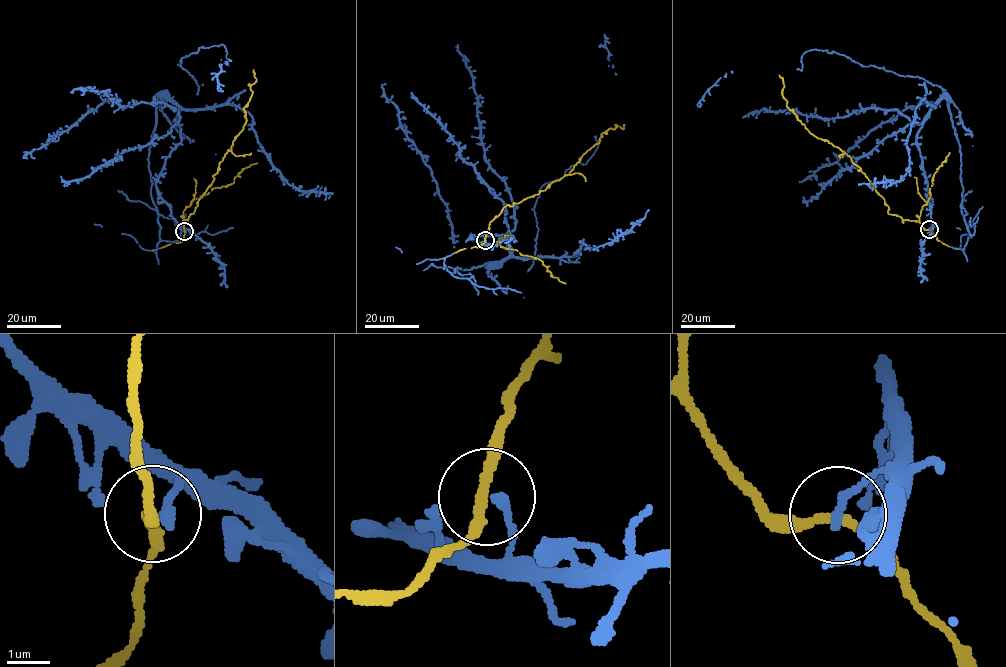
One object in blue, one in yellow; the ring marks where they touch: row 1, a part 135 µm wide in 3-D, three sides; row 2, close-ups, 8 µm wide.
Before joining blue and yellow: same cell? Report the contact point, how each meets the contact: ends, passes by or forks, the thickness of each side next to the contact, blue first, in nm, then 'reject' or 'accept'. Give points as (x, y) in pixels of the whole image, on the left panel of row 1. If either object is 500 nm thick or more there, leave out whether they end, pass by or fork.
at (184, 231); blue ends there; yellow passes by; 200 nm thick on the blue side, 240 nm on the other; accept

